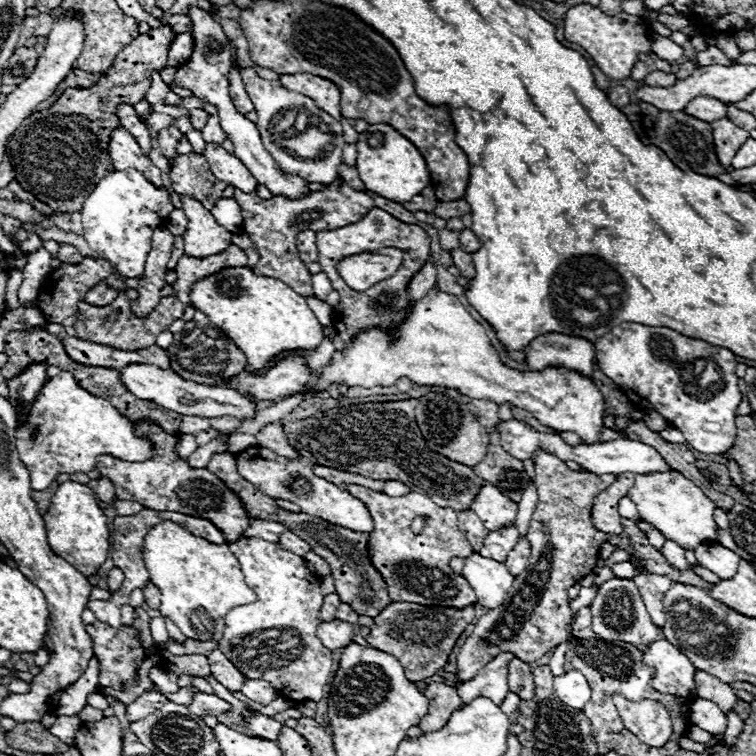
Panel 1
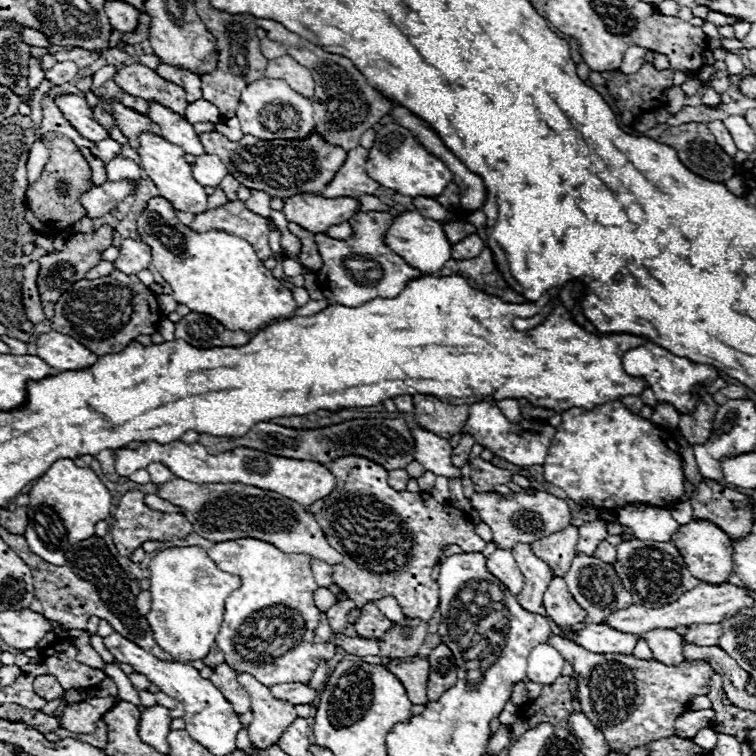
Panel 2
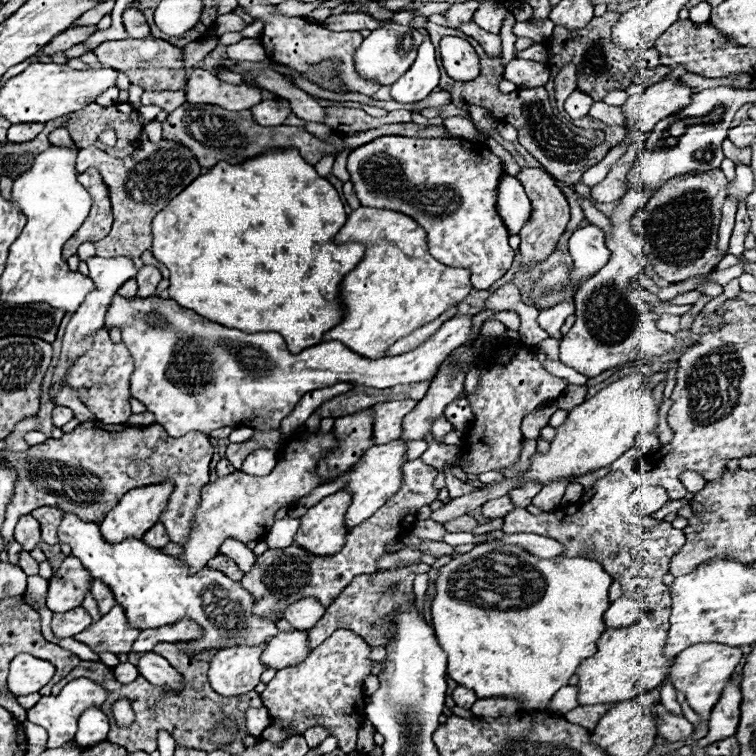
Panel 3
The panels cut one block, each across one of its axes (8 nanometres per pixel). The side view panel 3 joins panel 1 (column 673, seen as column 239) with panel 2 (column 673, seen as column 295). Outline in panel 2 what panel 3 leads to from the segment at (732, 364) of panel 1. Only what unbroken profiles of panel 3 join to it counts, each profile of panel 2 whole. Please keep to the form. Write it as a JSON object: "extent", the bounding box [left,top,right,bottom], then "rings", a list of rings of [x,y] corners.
{"extent":[622,342,720,414],"rings":[[[646,342],[642,346],[626,350],[622,356],[622,368],[628,376],[642,378],[646,382],[646,386],[654,392],[656,400],[674,406],[678,414],[692,414],[696,410],[698,400],[692,396],[694,384],[712,384],[720,376],[718,368],[714,368],[710,364],[698,364],[688,358],[678,358],[654,342]]]}

